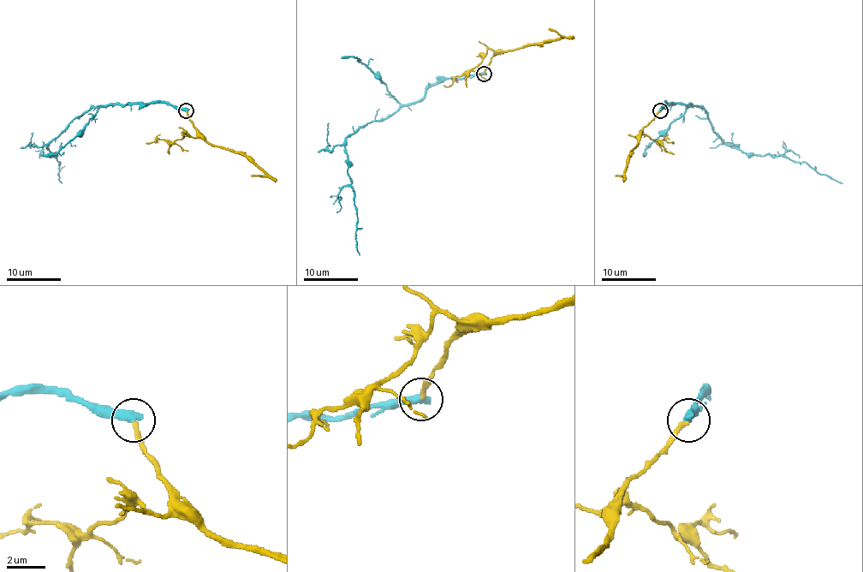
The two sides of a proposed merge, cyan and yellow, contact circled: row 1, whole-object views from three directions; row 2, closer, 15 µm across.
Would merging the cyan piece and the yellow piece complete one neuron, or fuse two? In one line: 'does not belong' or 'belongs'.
does not belong

